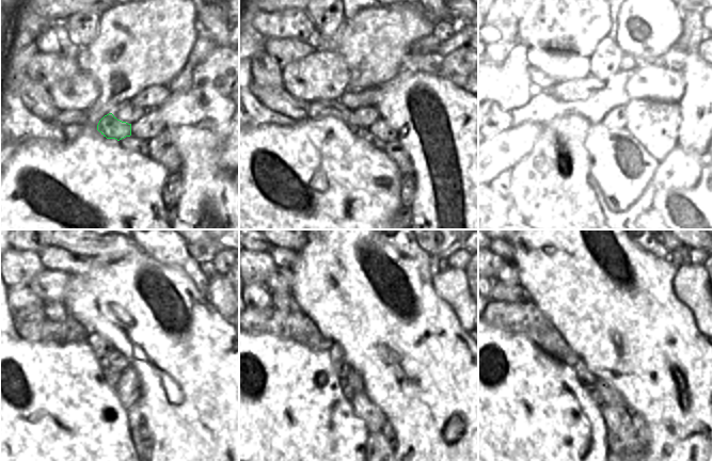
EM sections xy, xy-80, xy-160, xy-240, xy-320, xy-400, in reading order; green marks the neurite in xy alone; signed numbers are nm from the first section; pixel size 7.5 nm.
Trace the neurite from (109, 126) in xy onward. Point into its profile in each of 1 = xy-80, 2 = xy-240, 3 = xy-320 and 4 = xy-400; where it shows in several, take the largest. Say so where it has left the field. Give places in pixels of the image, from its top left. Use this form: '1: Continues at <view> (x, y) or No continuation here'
1: Continues at xy-80 (318, 109)
2: Continues at xy-240 (54, 311)
3: Continues at xy-320 (284, 301)
4: Continues at xy-400 (508, 292).

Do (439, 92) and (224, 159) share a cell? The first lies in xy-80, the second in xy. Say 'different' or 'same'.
different

